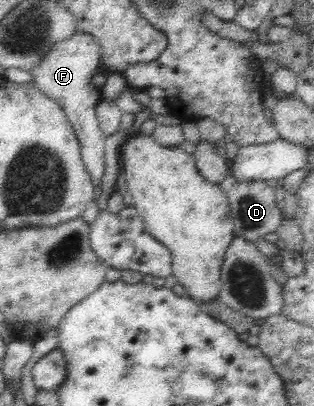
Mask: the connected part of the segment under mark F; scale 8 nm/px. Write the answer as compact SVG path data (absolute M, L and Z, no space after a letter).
M85 31L76 32L70 39L55 43L42 61L31 71L35 86L42 93L56 99L65 111L80 143L81 158L97 194L104 177L104 148L107 137L100 129L95 112L103 95L99 88L90 84L90 75L102 71L100 50L100 44L93 35Z

